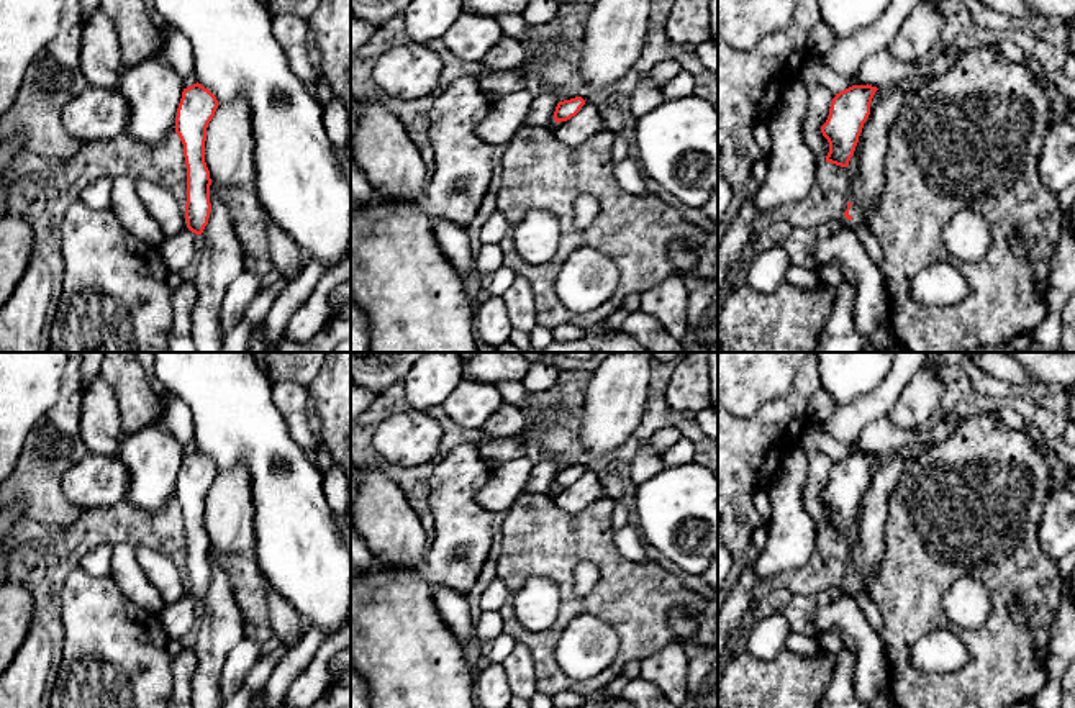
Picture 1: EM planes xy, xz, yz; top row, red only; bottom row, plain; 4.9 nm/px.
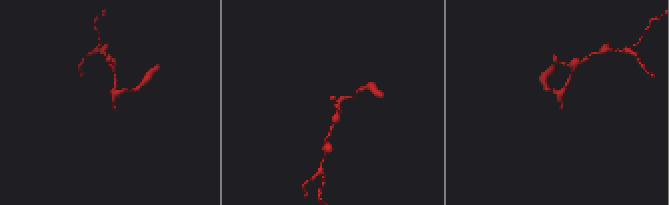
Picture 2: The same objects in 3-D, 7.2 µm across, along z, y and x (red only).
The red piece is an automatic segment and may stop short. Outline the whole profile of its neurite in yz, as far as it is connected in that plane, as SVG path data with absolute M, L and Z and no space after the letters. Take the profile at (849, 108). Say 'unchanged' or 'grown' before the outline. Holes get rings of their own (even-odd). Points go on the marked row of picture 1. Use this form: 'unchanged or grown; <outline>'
unchanged; M867 84L852 85L836 93L831 102L829 116L821 126L821 133L829 143L826 162L841 167L849 166L877 90L877 87Z

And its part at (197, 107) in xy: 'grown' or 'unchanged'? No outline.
grown

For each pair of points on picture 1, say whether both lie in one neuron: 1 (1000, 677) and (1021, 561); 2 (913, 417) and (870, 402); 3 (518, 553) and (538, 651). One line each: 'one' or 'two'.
1: one
2: two
3: one

